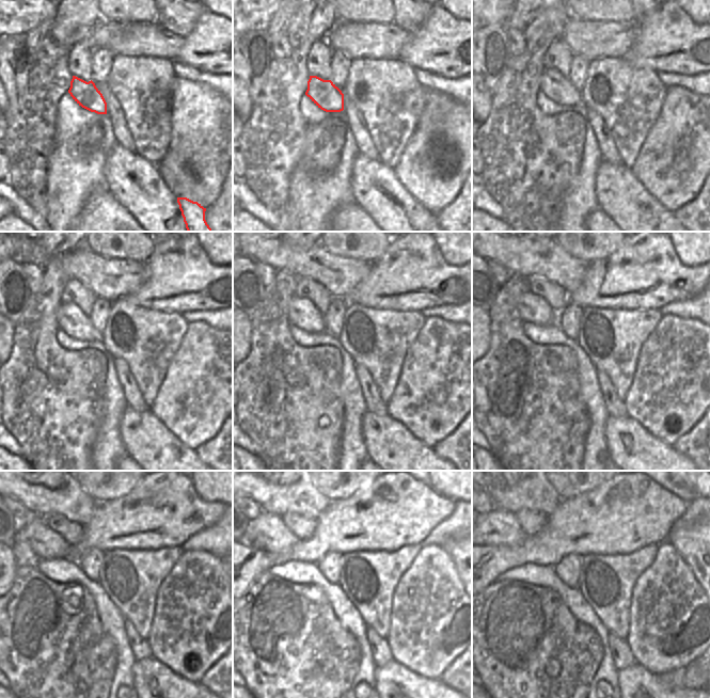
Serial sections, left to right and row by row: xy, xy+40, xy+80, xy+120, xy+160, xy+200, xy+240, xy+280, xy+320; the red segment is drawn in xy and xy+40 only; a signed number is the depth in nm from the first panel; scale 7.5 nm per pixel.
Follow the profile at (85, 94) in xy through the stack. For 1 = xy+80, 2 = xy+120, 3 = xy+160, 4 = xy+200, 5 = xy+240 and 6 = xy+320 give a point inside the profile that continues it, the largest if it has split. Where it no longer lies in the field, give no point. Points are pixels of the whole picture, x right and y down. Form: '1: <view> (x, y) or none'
1: xy+80 (558, 89)
2: xy+120 (70, 319)
3: xy+160 (301, 313)
4: xy+200 (532, 307)
5: xy+240 (47, 544)
6: xy+320 (498, 527)

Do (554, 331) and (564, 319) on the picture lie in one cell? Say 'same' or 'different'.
different

